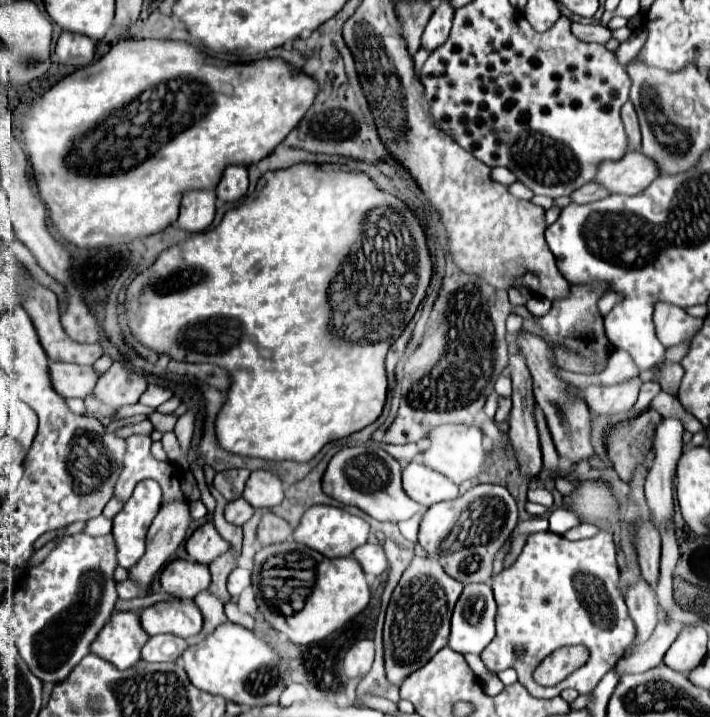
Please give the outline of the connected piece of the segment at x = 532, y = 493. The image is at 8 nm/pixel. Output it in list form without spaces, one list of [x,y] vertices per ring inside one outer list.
[[[538,487],[528,489],[527,499],[528,501],[541,504],[547,508],[550,508],[554,501],[552,494],[548,490]]]

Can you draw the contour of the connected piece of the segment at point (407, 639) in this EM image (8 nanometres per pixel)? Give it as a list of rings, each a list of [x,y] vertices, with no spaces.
[[[413,557],[391,595],[383,629],[385,669],[391,683],[399,685],[407,675],[421,669],[439,649],[447,645],[451,613],[461,591],[463,585],[451,579],[435,559]]]

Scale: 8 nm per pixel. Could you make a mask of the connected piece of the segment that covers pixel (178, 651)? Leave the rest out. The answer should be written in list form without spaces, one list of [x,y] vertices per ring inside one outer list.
[[[155,635],[143,645],[141,659],[149,663],[177,661],[185,649],[187,649],[187,641],[177,635]]]

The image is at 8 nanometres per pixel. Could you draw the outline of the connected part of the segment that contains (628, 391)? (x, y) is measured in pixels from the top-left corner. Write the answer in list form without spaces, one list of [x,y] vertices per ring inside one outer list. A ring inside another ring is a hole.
[[[633,377],[617,385],[589,385],[585,389],[585,401],[593,415],[613,417],[619,413],[627,413],[635,405],[639,387],[639,377]]]

